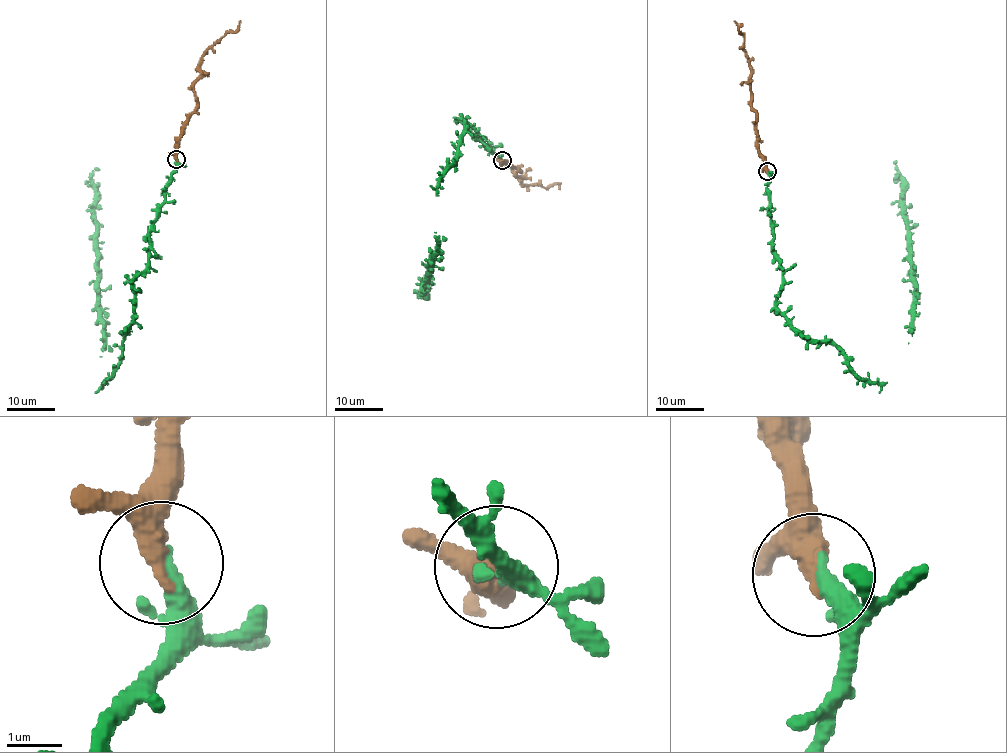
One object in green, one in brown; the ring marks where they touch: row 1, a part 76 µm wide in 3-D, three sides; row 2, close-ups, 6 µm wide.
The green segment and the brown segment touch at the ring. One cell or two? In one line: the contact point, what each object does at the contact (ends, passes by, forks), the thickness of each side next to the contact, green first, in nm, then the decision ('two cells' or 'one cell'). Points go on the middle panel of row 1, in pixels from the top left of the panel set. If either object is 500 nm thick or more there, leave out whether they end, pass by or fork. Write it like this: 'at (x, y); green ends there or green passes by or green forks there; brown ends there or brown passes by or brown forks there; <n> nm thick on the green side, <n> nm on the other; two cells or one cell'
at (502, 160); green passes by; brown ends there; 240 nm thick on the green side, 440 nm on the other; one cell

